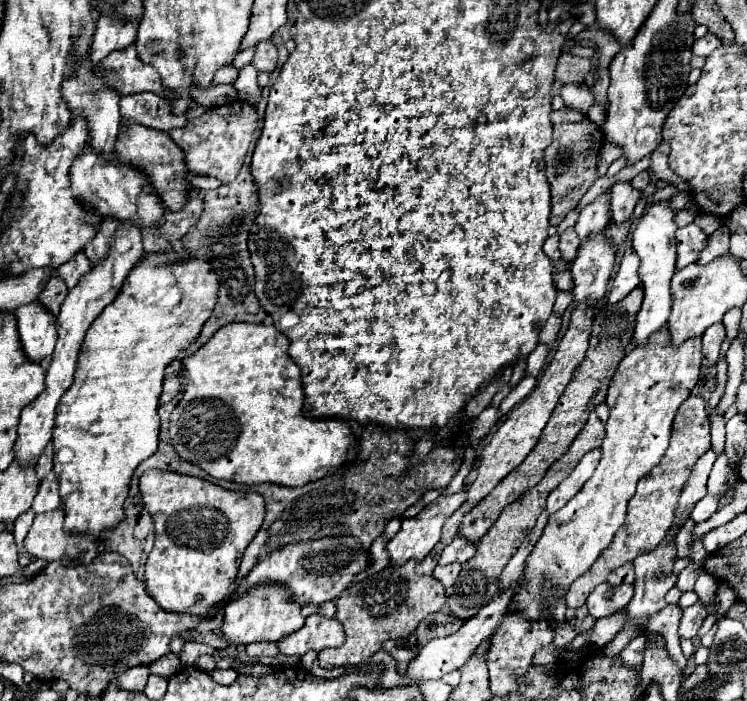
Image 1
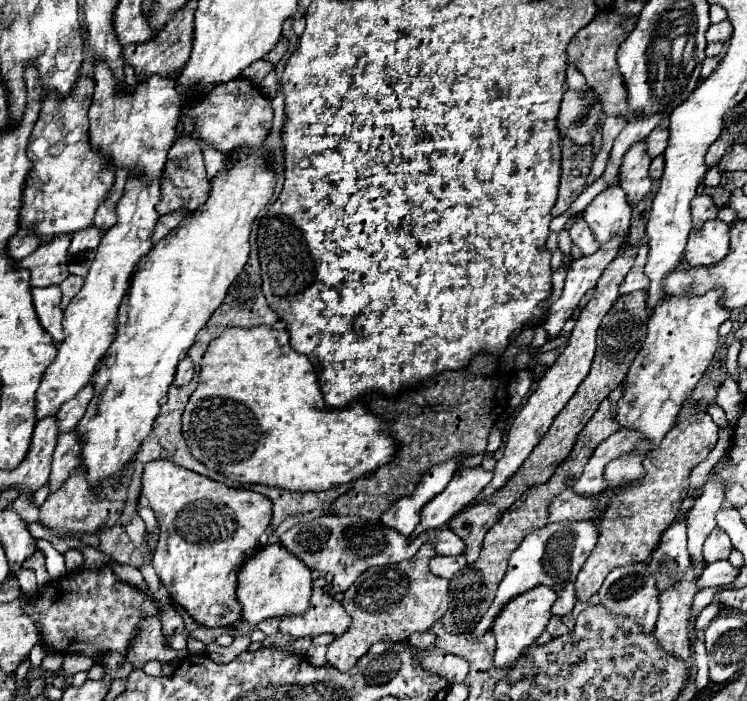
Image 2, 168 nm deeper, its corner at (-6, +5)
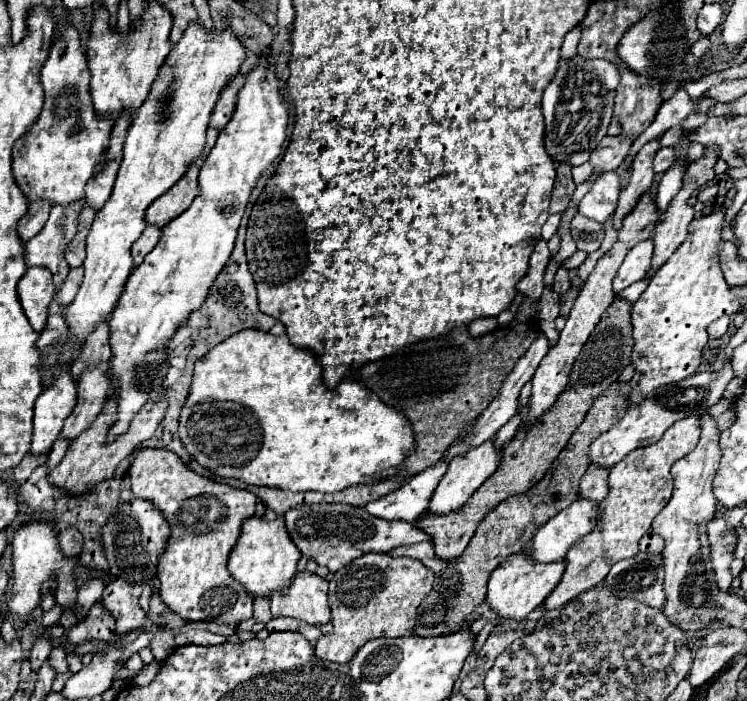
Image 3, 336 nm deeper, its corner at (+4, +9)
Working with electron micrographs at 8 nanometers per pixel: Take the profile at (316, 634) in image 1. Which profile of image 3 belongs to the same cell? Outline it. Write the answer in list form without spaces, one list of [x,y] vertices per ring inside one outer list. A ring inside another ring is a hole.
[[[296,572],[286,592],[274,592],[270,598],[272,616],[290,616],[308,624],[326,624],[330,620],[328,608],[328,580],[314,572]]]

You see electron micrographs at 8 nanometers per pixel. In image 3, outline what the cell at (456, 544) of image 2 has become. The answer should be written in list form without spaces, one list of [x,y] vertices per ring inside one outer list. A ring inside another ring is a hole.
[[[312,504],[298,506],[284,514],[286,528],[292,542],[306,558],[314,558],[320,566],[328,566],[330,572],[338,572],[354,558],[366,552],[388,554],[392,548],[414,544],[420,540],[430,540],[420,528],[400,520],[382,520],[368,514],[364,508],[356,508],[350,504]]]

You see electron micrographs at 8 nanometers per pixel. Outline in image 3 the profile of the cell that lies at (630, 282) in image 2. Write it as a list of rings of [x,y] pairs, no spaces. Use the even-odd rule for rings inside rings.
[[[646,240],[636,244],[626,260],[622,262],[616,278],[614,278],[614,292],[620,294],[624,288],[628,288],[630,284],[642,280],[650,268],[650,260],[652,260],[652,250],[654,250],[654,242]]]

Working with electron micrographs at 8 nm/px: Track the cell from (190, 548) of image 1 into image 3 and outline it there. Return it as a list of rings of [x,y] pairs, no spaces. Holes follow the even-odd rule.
[[[142,448],[136,454],[134,462],[130,464],[128,476],[130,476],[134,496],[156,504],[172,528],[172,536],[168,540],[166,552],[160,556],[160,564],[158,564],[162,602],[172,612],[180,614],[182,618],[186,618],[190,622],[202,620],[202,622],[216,622],[216,624],[240,624],[242,620],[252,618],[254,598],[246,592],[246,588],[242,588],[242,584],[238,584],[230,576],[226,564],[228,564],[228,556],[240,536],[240,526],[242,526],[244,518],[248,520],[254,516],[256,496],[252,492],[238,490],[228,484],[220,484],[220,482],[214,482],[210,478],[196,474],[180,460],[180,456],[176,456],[174,452],[164,450],[164,448]]]

